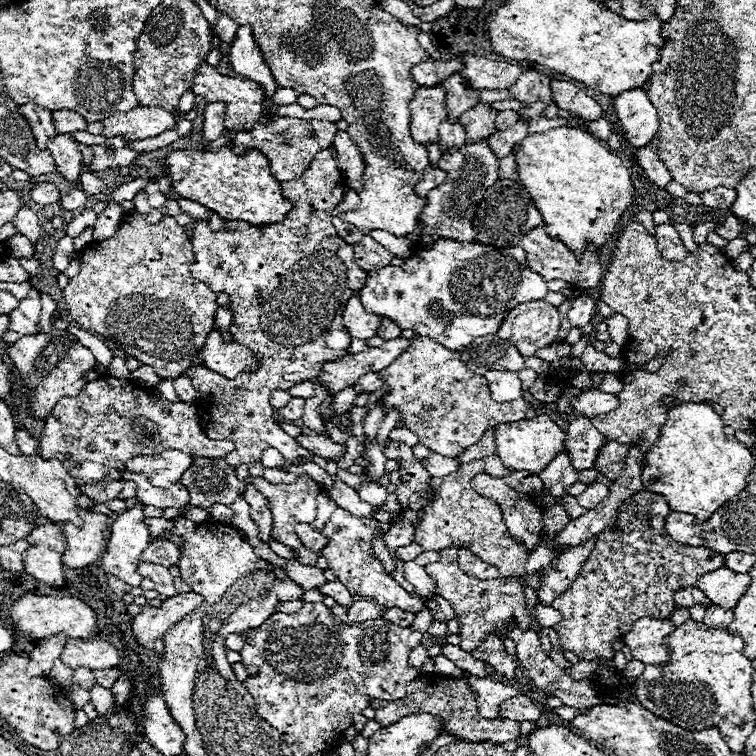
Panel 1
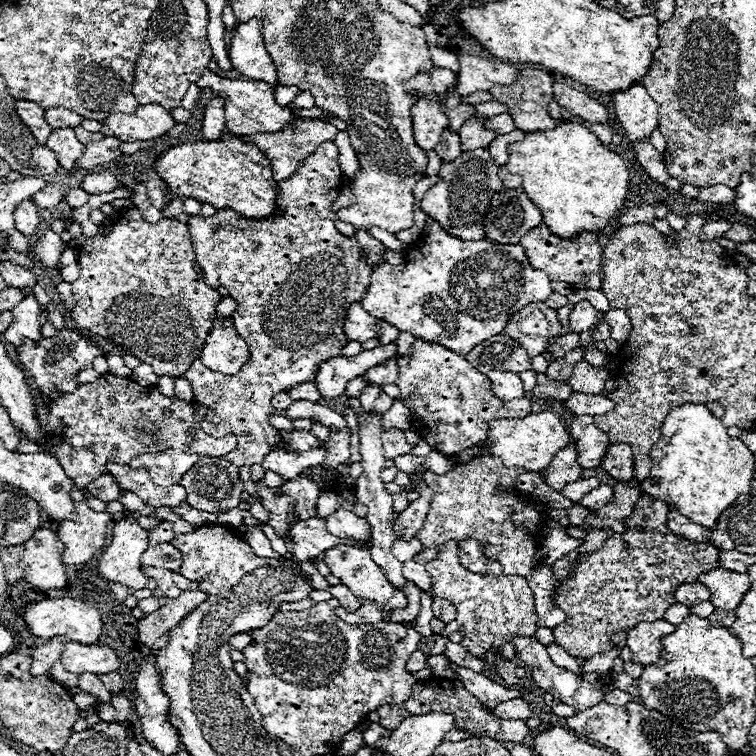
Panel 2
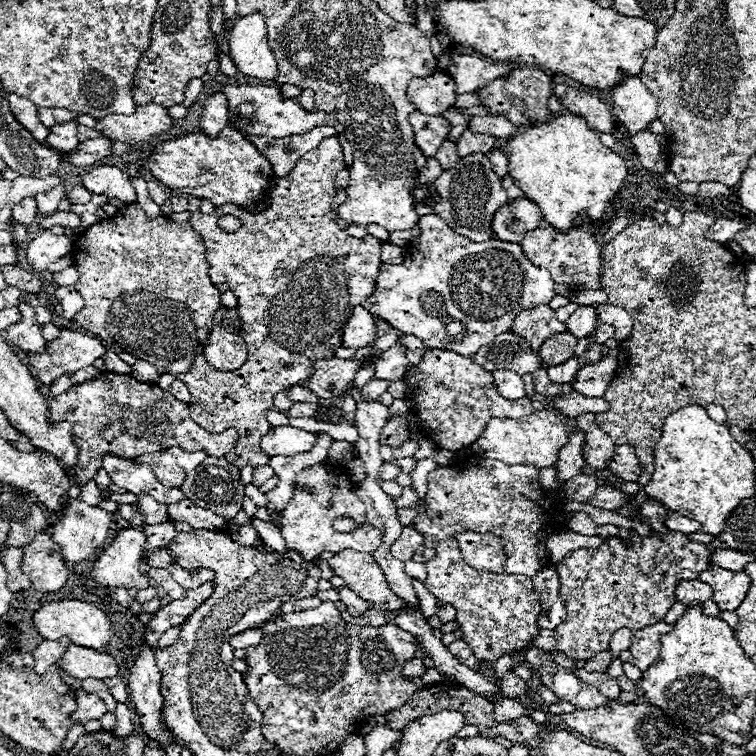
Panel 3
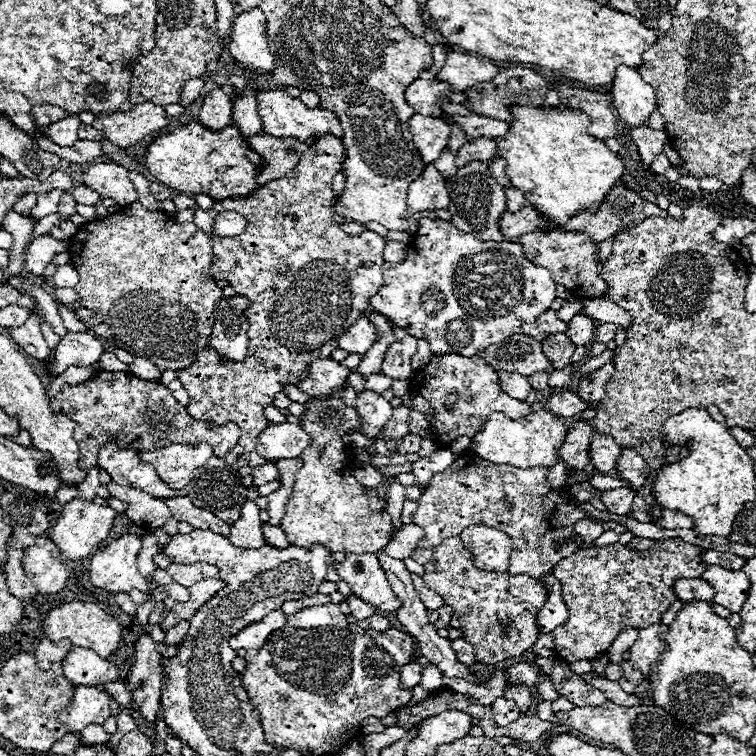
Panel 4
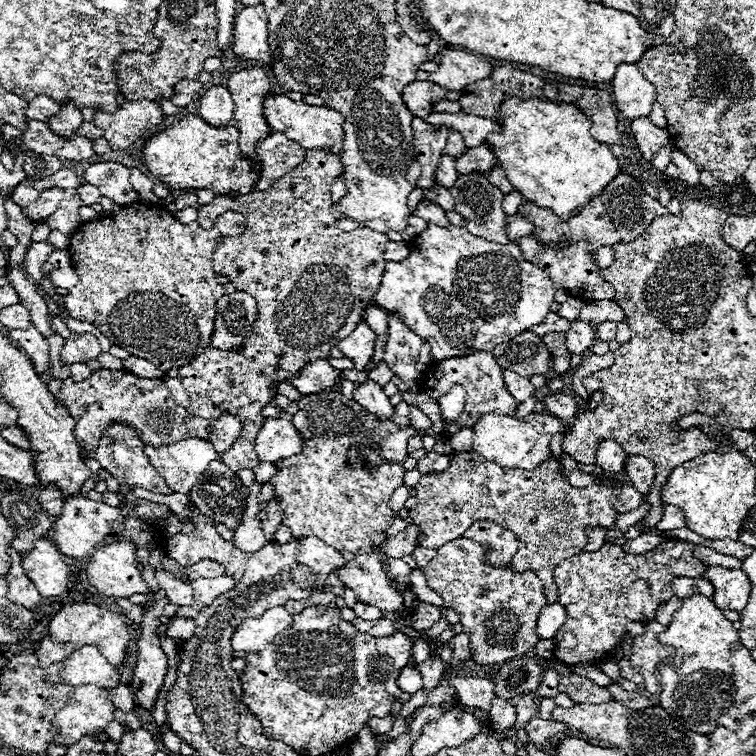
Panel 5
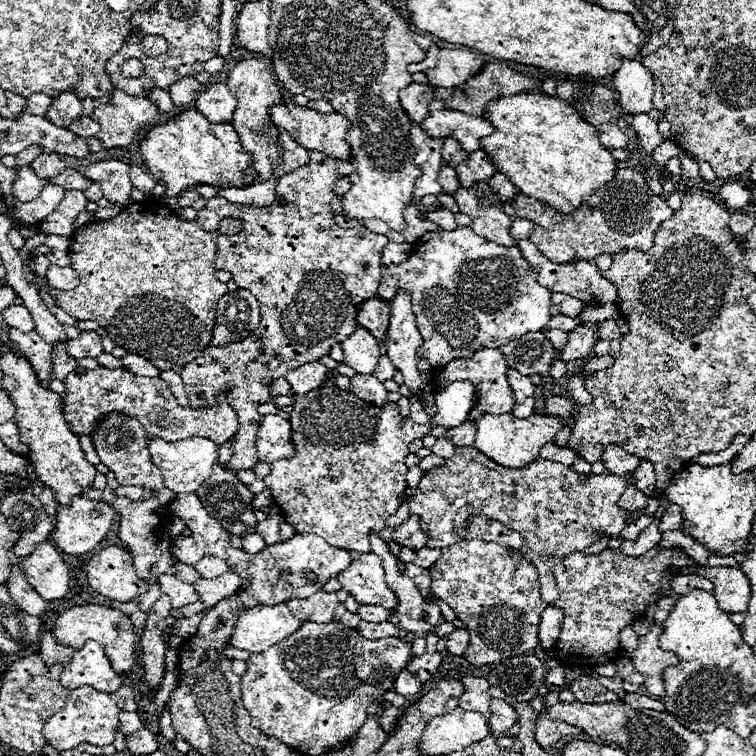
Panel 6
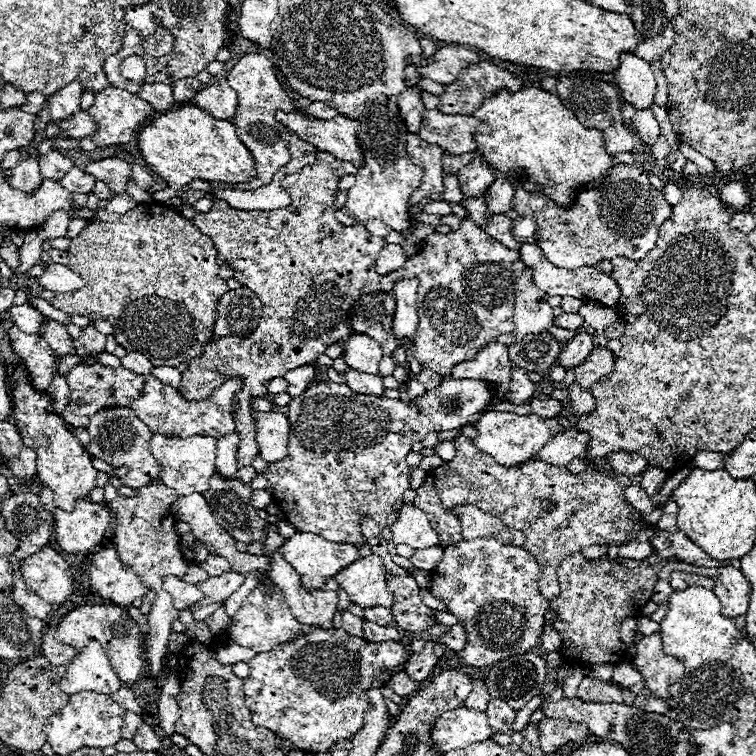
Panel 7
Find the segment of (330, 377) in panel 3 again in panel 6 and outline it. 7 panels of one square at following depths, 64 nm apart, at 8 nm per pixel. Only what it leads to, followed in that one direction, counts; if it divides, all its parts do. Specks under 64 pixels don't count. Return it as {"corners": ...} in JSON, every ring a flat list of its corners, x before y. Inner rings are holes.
{"corners":[[308,362,284,376,296,394,308,394,314,388,322,388,330,380,330,370,320,362]]}

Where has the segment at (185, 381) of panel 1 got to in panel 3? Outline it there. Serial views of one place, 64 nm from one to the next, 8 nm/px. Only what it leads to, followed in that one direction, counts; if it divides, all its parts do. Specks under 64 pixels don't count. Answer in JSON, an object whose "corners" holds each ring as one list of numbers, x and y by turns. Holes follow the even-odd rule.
{"corners":[[174,380,174,382,172,382,170,392,172,392,172,396,176,396,178,400,184,400,184,402,190,402,190,400,192,400,192,396,190,396,190,392,188,392,186,384,184,384,184,382,180,382,180,380]]}

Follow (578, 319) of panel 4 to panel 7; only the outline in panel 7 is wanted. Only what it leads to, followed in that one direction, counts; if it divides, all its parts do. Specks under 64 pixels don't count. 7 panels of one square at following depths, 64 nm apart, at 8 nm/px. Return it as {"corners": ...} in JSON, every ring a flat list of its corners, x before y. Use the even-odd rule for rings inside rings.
{"corners":[[582,330,572,340,566,342,566,346,564,346,558,362,564,368,580,366,588,358,588,354,592,352,592,348,594,348,594,336,590,332,586,332,586,330]]}

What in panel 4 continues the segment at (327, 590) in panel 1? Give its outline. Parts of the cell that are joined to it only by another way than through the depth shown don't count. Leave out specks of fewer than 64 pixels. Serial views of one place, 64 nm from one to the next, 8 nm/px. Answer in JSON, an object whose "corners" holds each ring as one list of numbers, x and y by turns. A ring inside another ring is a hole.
{"corners":[[350,594,350,596,346,598,346,604,350,606,350,614,352,614,356,620,364,620,364,618,368,618,368,616,372,616,372,614,376,612,374,606,366,604,364,600,360,600,360,598,354,596,354,594]]}

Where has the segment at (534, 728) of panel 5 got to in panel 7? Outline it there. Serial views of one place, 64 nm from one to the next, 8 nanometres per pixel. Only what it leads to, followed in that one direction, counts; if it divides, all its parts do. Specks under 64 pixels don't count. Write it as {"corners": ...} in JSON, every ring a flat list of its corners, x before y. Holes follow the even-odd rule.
{"corners":[[542,718,538,722,538,732,540,732,540,748,544,752,556,752,566,742,582,744,590,736,584,724,568,724,566,720,556,718]]}

